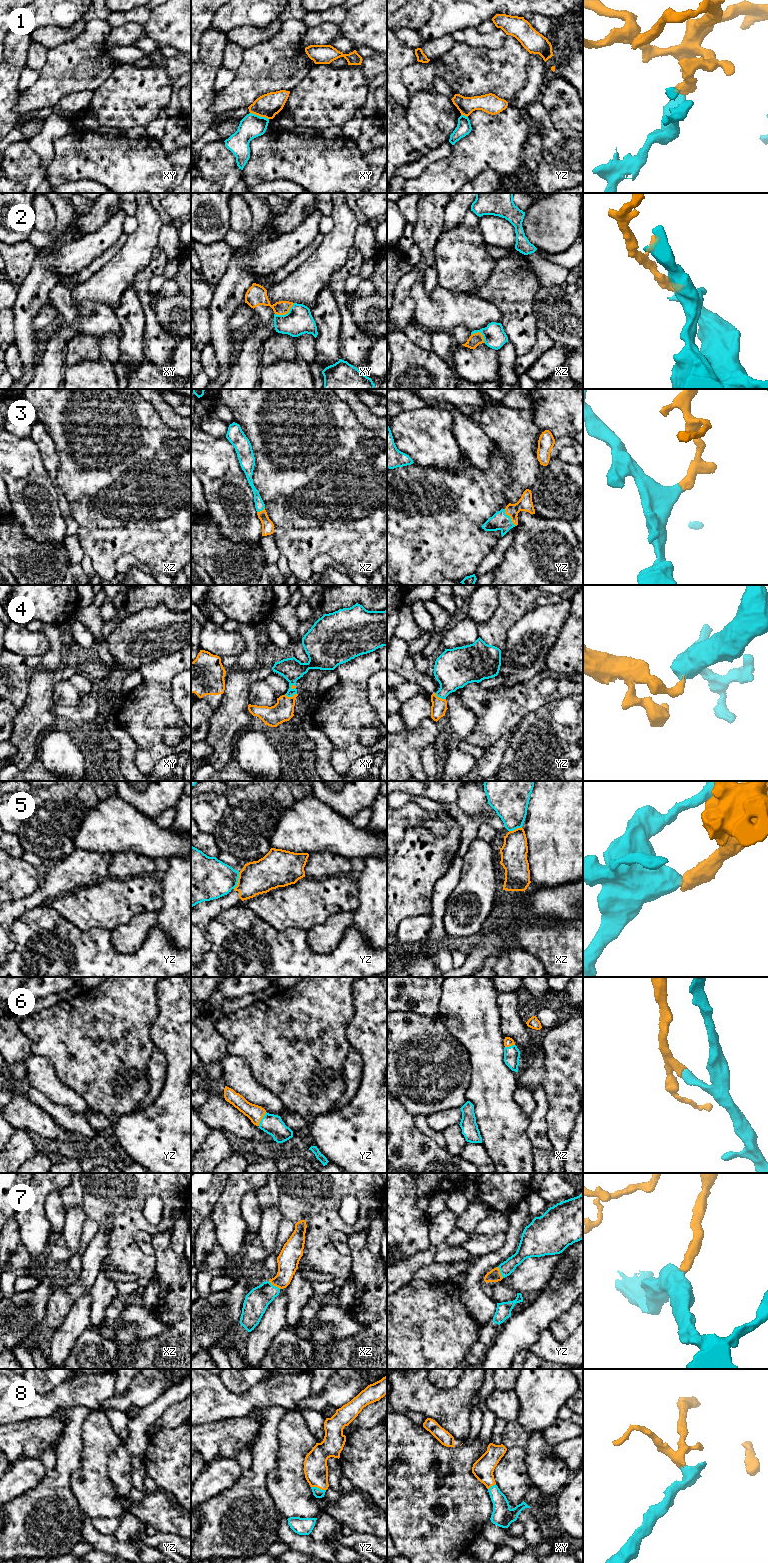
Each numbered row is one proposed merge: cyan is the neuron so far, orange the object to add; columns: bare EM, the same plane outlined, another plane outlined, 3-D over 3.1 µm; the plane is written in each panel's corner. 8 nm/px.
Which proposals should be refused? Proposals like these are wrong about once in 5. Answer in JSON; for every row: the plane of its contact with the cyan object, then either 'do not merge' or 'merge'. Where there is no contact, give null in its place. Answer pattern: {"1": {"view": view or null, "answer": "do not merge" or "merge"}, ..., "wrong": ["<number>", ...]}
{"1": {"view": "xy", "answer": "do not merge"}, "2": {"view": "xy", "answer": "merge"}, "3": {"view": "yz", "answer": "merge"}, "4": {"view": "xy", "answer": "merge"}, "5": {"view": "yz", "answer": "merge"}, "6": {"view": "yz", "answer": "merge"}, "7": {"view": "xz", "answer": "merge"}, "8": {"view": "yz", "answer": "merge"}, "wrong": ["1"]}

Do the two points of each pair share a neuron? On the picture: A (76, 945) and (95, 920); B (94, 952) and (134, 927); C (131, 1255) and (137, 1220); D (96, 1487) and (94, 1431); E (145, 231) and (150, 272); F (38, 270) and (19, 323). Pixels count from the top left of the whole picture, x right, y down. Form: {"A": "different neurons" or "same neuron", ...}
{"A": "different neurons", "B": "different neurons", "C": "same neuron", "D": "same neuron", "E": "different neurons", "F": "same neuron"}

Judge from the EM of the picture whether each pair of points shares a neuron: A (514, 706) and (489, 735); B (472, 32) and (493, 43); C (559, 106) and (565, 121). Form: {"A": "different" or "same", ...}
{"A": "same", "B": "same", "C": "same"}

